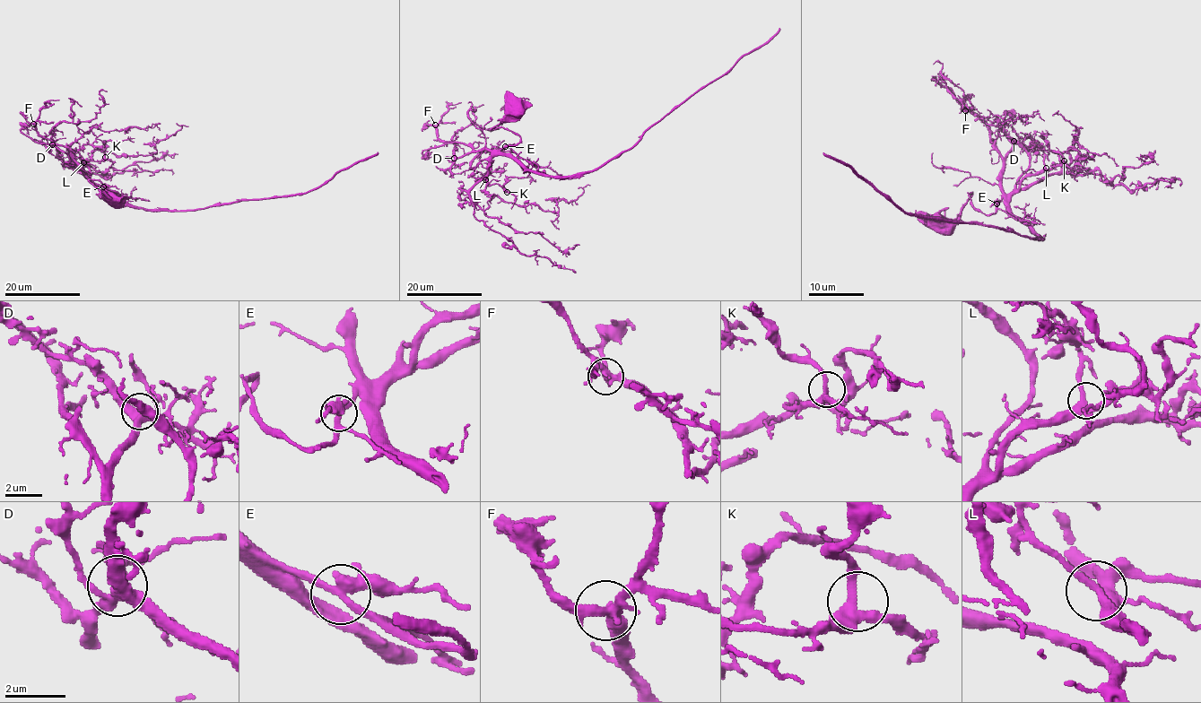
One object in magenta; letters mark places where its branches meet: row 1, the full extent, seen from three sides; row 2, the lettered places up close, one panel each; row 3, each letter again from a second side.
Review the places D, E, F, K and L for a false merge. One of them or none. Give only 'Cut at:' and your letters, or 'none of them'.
Cut at: none of them

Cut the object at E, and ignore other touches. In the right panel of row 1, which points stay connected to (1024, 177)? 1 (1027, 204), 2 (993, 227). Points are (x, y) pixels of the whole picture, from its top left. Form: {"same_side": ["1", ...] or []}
{"same_side": ["2"]}

